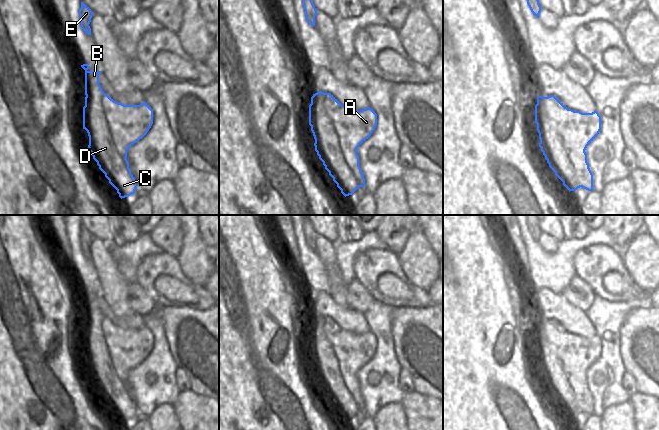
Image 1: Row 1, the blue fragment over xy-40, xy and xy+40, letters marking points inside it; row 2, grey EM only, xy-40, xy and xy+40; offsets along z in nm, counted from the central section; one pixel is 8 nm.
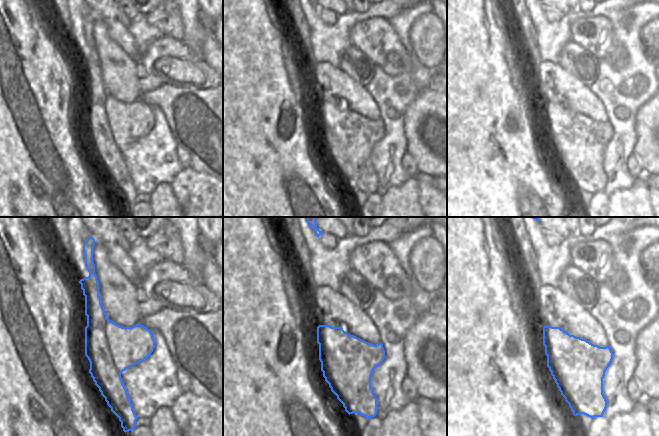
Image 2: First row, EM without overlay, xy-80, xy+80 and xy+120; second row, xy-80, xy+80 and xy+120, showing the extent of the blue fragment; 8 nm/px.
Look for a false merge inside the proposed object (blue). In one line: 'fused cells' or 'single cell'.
fused cells

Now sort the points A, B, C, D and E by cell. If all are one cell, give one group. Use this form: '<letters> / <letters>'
A / B C D E

